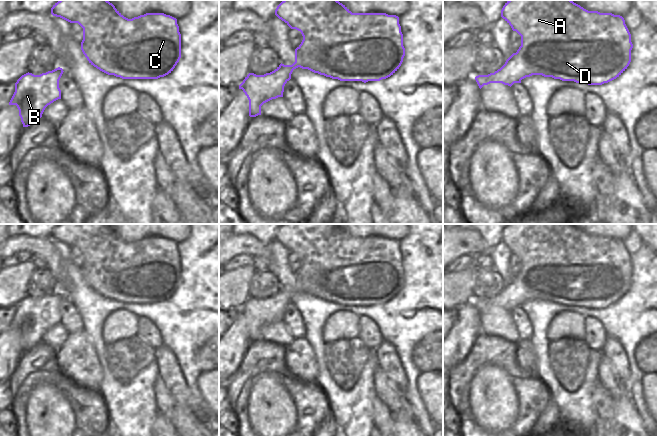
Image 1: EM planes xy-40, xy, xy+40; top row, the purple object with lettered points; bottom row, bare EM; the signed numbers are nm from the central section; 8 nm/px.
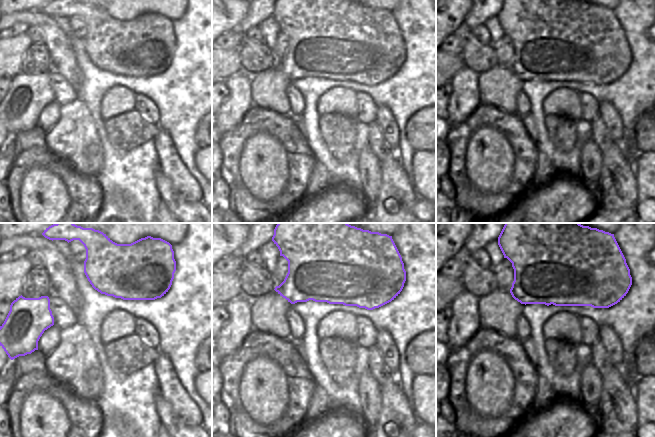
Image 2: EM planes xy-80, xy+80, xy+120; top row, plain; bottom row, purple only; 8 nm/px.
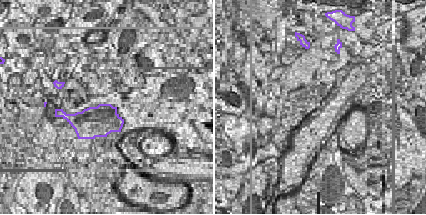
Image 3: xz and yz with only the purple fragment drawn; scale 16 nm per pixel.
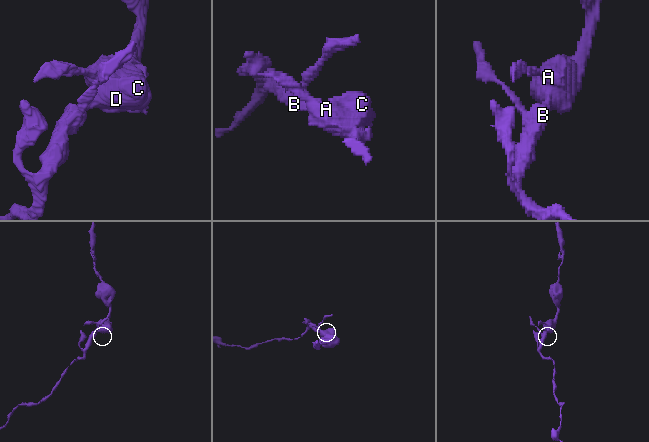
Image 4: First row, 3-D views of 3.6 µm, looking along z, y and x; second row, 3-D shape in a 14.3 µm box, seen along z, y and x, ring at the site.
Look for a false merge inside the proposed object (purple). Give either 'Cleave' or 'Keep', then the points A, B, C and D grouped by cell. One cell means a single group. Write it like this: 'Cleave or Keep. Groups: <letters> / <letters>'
Keep. Groups: A B C D.

